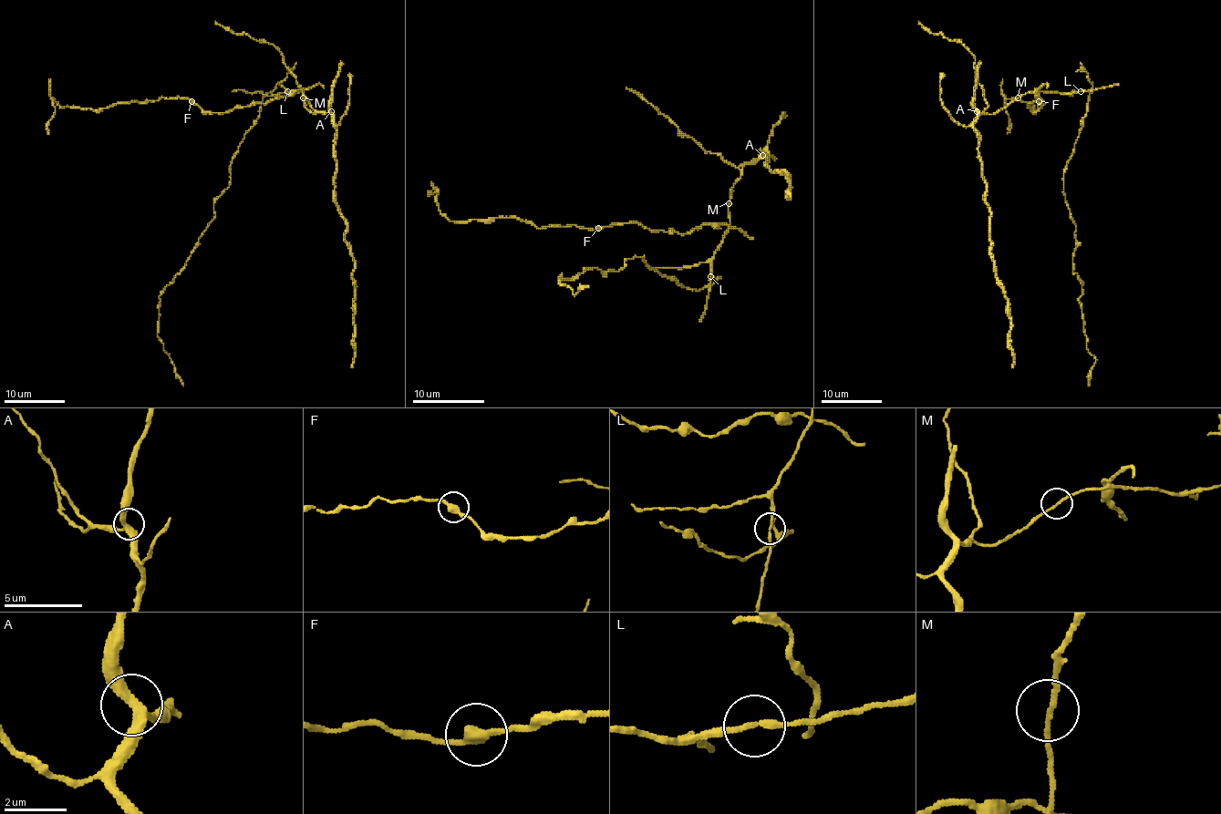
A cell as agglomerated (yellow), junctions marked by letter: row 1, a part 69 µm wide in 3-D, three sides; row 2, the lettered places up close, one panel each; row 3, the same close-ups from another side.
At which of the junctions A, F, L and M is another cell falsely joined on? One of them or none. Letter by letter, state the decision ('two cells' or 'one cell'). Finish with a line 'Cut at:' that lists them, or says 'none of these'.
A: one cell
F: two cells
L: one cell
M: one cell
Cut at: F

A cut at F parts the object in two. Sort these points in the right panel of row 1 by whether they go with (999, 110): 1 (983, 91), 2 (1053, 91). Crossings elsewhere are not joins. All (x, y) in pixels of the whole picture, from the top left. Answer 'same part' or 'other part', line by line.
1: same part
2: same part

